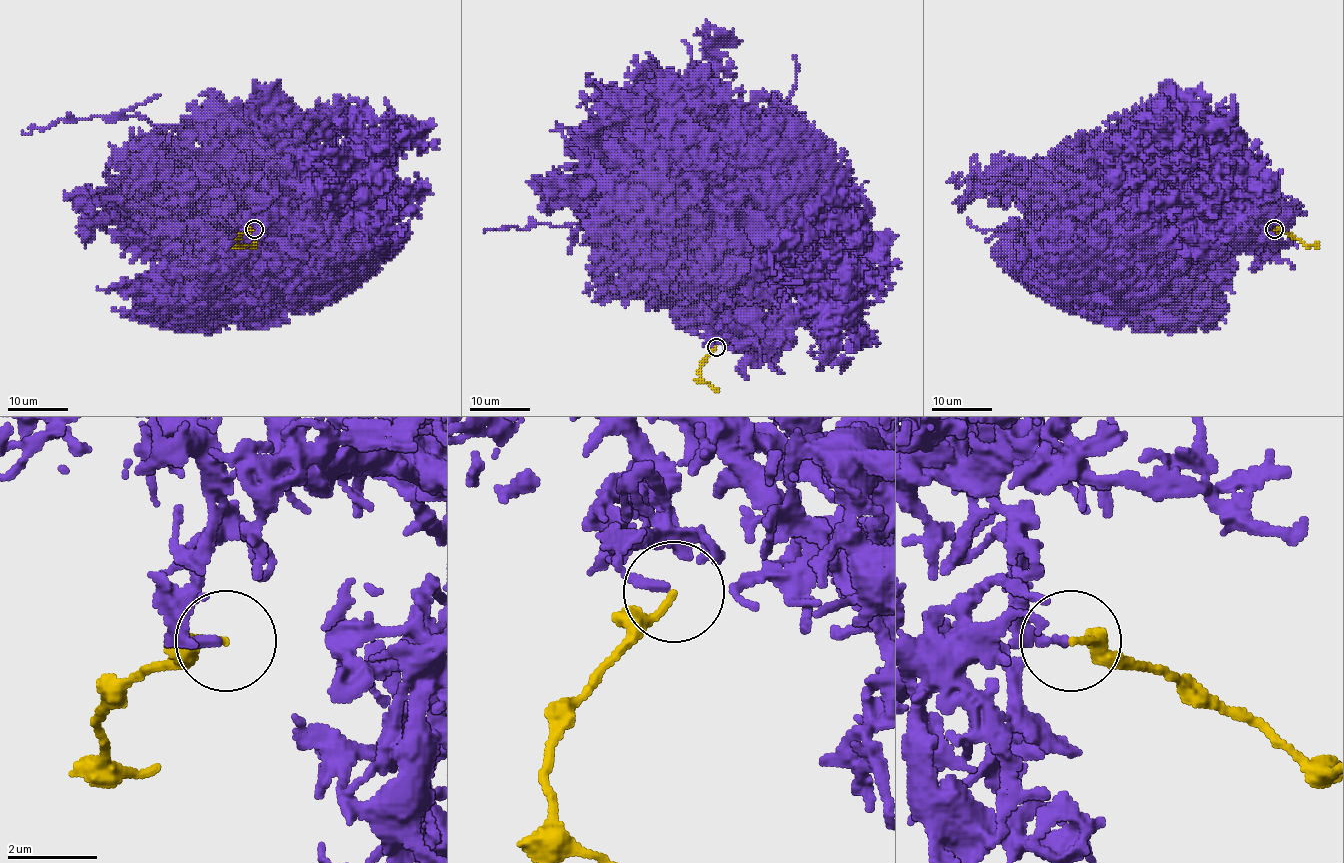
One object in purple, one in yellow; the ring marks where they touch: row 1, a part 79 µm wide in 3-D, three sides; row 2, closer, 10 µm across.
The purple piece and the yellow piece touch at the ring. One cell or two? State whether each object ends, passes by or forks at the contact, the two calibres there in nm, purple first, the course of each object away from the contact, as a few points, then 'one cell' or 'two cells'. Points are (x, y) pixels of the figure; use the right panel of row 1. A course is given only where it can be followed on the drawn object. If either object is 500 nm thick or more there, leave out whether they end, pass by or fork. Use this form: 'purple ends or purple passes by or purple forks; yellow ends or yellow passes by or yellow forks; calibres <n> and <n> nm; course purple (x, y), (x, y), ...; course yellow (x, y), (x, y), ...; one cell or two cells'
purple ends; yellow ends; calibres 200 and 150 nm; course purple (1273, 230), (1258, 218), (1252, 224), (1195, 221), (1153, 230), (1102, 230), (1096, 239); course yellow (1274, 229), (1286, 232), (1305, 245), (1317, 244); two cells

